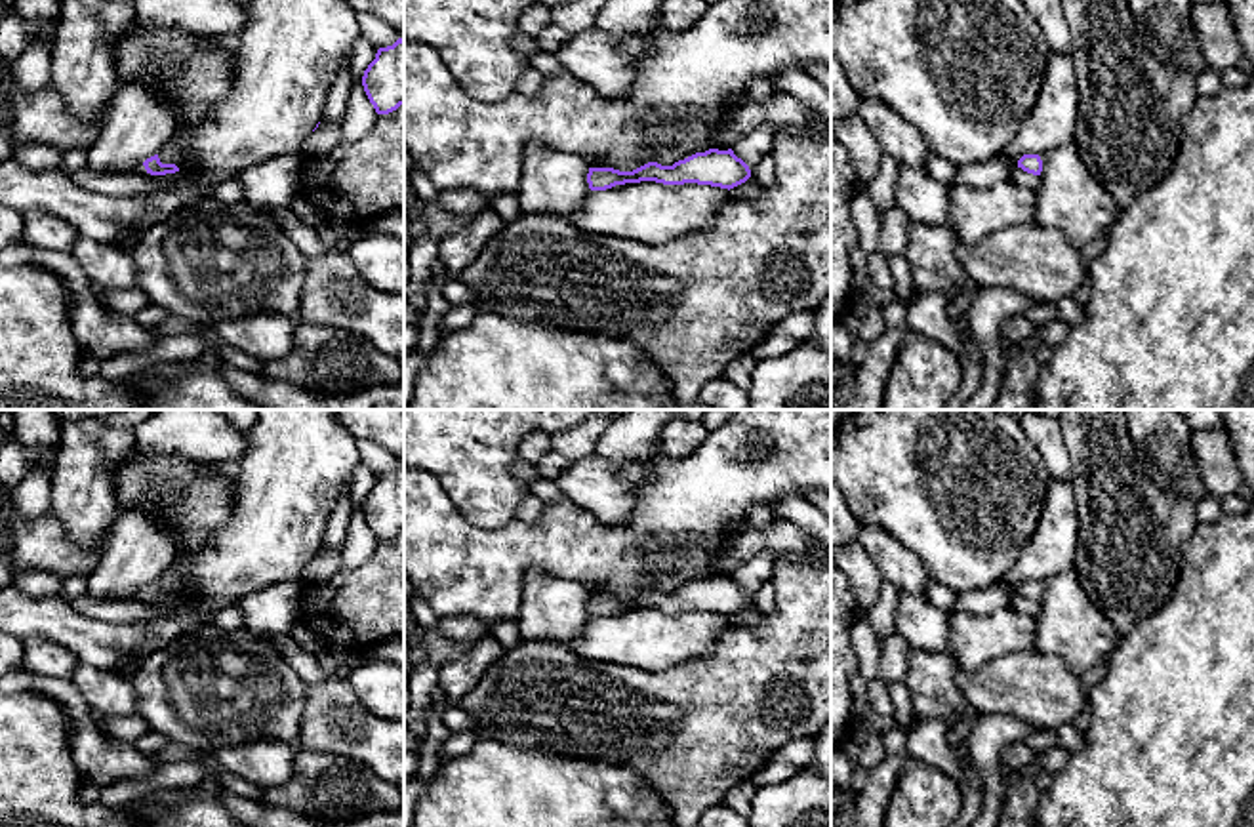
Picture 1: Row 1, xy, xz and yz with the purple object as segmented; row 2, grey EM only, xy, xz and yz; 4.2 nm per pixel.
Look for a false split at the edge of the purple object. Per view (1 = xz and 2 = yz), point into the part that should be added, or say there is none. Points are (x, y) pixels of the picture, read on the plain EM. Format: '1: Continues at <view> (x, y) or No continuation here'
1: No continuation here
2: No continuation here

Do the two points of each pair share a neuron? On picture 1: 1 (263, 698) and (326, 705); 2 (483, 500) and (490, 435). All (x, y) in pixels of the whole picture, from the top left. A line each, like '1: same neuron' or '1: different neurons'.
1: different neurons
2: same neuron

